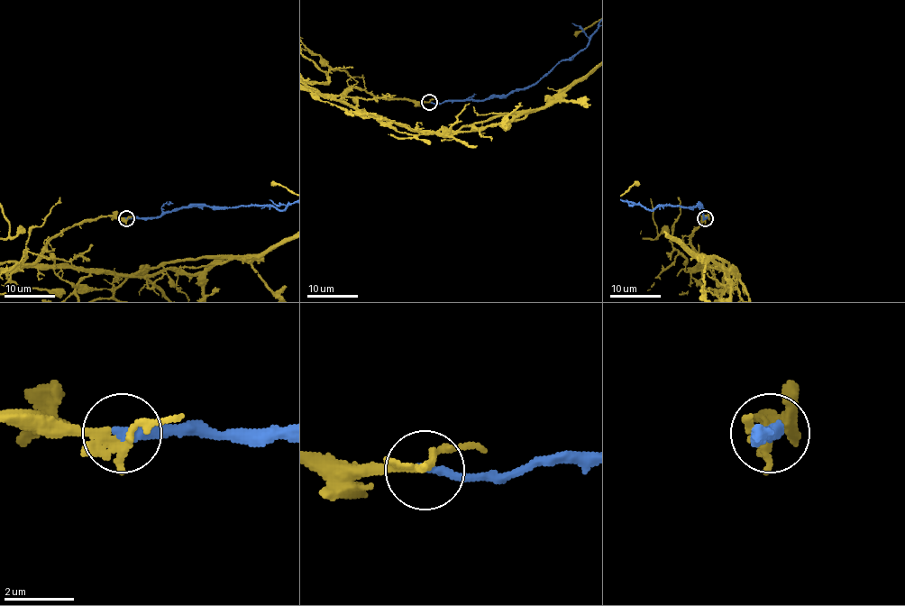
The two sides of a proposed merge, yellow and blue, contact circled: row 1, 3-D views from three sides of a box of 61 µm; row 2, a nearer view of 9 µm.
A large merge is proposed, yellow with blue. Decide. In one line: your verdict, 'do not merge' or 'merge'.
merge

